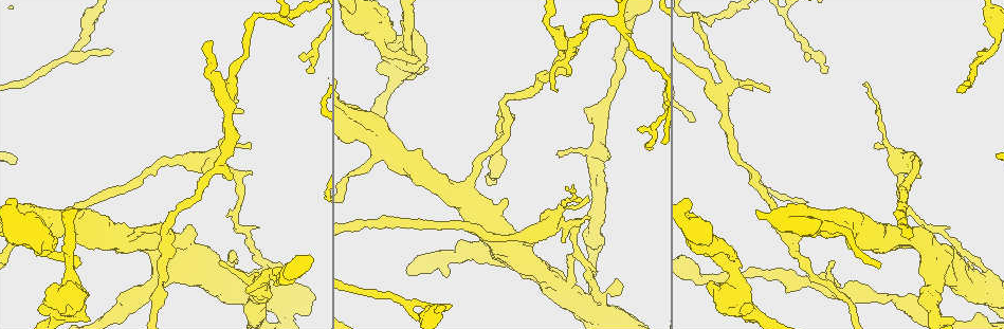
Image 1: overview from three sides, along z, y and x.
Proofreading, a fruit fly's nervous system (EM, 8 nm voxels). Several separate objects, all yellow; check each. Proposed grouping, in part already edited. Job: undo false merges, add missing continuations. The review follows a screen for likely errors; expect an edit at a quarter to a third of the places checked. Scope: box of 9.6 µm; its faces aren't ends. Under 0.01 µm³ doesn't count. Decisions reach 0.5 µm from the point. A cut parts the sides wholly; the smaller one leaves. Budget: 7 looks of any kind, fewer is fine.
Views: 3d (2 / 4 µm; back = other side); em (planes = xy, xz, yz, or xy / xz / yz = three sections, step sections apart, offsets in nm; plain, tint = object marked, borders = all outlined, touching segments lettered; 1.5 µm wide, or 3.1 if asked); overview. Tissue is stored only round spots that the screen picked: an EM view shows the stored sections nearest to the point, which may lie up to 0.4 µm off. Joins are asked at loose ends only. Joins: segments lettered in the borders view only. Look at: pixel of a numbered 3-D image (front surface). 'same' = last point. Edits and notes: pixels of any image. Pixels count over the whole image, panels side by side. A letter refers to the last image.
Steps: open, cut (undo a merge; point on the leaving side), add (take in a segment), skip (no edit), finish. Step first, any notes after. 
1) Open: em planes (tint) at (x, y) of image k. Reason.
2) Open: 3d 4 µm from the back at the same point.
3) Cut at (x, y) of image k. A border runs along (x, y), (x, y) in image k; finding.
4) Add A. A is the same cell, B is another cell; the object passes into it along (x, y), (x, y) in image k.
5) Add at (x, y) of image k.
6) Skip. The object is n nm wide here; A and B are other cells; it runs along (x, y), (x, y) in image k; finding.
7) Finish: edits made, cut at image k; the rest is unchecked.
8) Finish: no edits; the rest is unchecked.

Open: 3d 2 µm at (111, 50) of image 1. An open end.

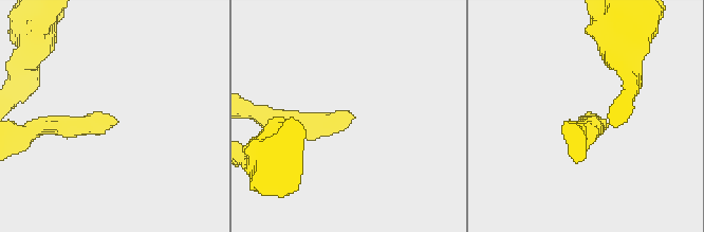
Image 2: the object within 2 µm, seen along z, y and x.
Open: em planes (borders) at (350, 115) of image 2. Now the EM.

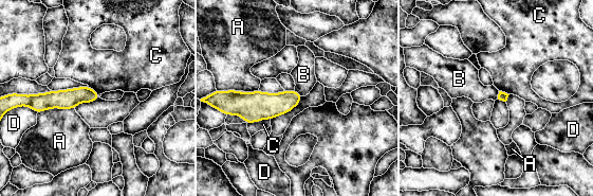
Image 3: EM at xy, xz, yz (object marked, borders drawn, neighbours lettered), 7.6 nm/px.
Skip. A, B, C and D are other cells; no lettered segment goes on from it.

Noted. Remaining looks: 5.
Open: 3d 4 µm at (391, 153) of image 1. Calibre changes.

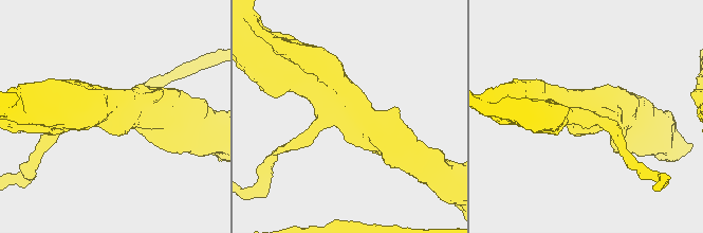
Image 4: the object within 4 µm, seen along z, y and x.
Open: em planes (plain) at (116, 114) of image 4. 3 arms meet here; the arms are 190, 460, 500 nm wide; now the EM.

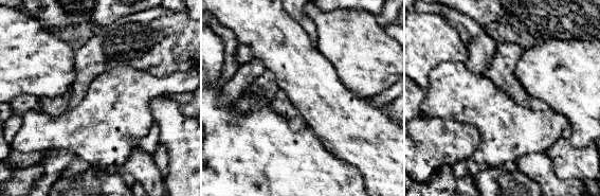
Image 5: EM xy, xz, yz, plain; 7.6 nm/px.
Open: em planes (borders) at the same point. See the neighbours.

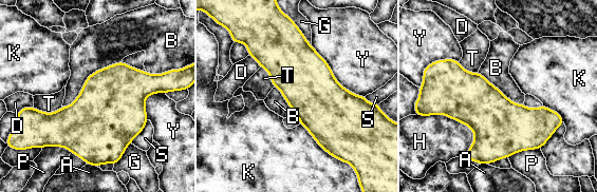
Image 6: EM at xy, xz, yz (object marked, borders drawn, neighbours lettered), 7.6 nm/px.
Skip. The object is 420 nm wide here; A, B, D, G, H, K, P, S, T and Y are other cells; continuous, no second neuron.

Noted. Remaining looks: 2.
Finish: no edits; the rest is unchecked.

